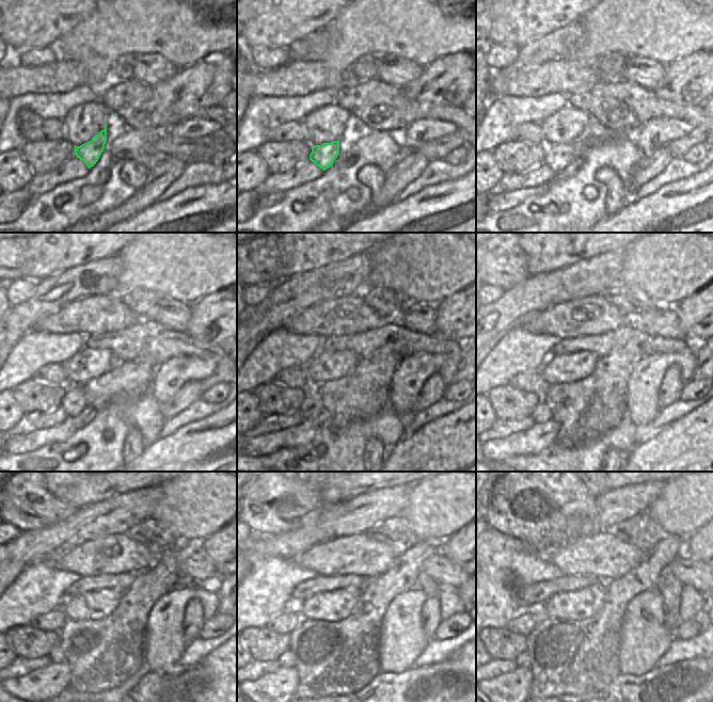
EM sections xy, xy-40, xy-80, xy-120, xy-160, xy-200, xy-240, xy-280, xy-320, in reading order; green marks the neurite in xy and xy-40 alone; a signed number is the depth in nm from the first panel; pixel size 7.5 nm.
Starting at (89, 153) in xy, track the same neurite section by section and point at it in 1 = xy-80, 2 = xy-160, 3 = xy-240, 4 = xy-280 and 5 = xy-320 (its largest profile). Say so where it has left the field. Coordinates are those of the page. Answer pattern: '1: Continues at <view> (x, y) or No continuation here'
1: Continues at xy-80 (557, 157)
2: Continues at xy-160 (312, 404)
3: Continues at xy-240 (57, 655)
4: Continues at xy-280 (287, 658)
5: Continues at xy-320 (523, 660)

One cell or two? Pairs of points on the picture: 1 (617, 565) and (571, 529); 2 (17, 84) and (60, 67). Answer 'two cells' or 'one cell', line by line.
1: two cells
2: one cell

